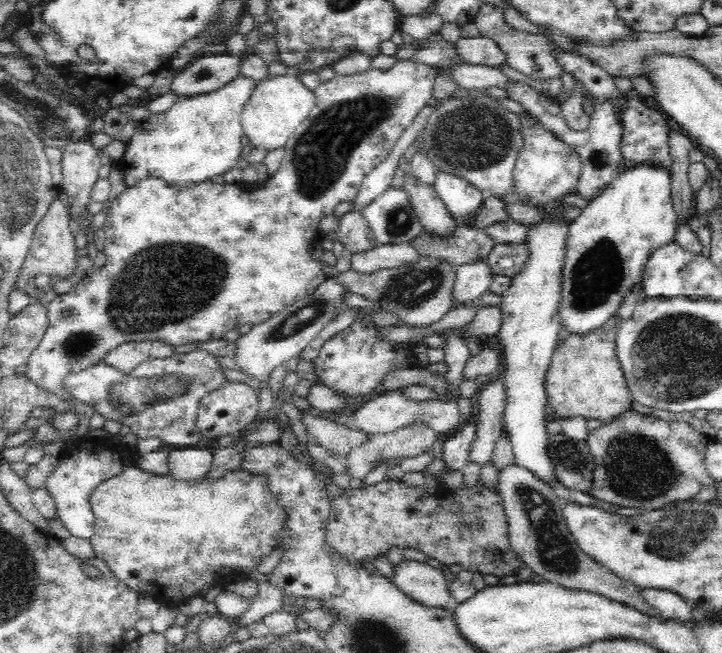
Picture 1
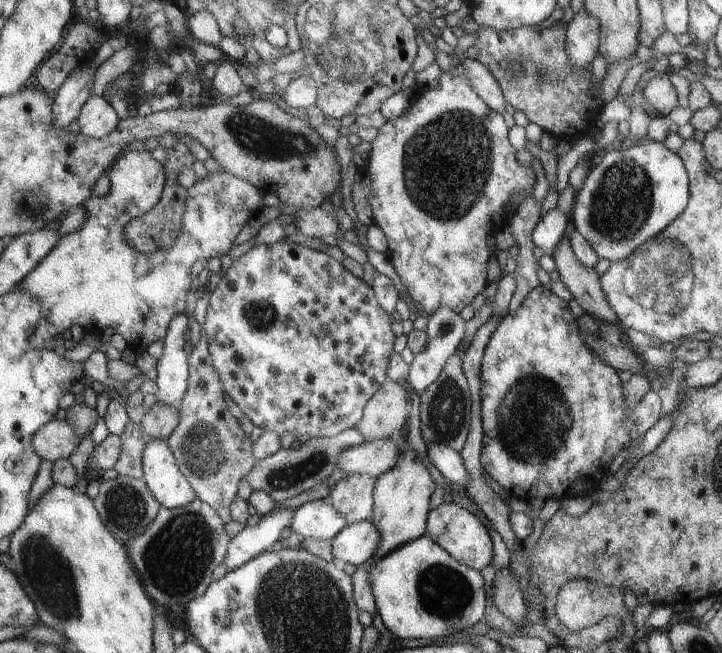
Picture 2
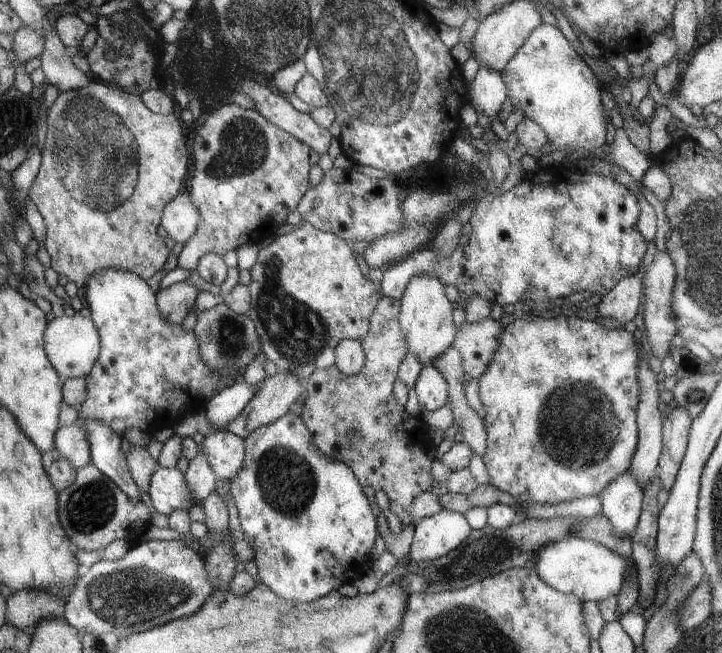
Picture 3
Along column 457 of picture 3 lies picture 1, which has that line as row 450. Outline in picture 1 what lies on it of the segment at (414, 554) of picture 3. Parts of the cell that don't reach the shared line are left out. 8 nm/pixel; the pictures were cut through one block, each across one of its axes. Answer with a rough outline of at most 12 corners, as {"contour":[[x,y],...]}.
{"contour":[[570,222],[528,224],[502,293],[503,428],[515,464],[556,484],[546,376]]}

